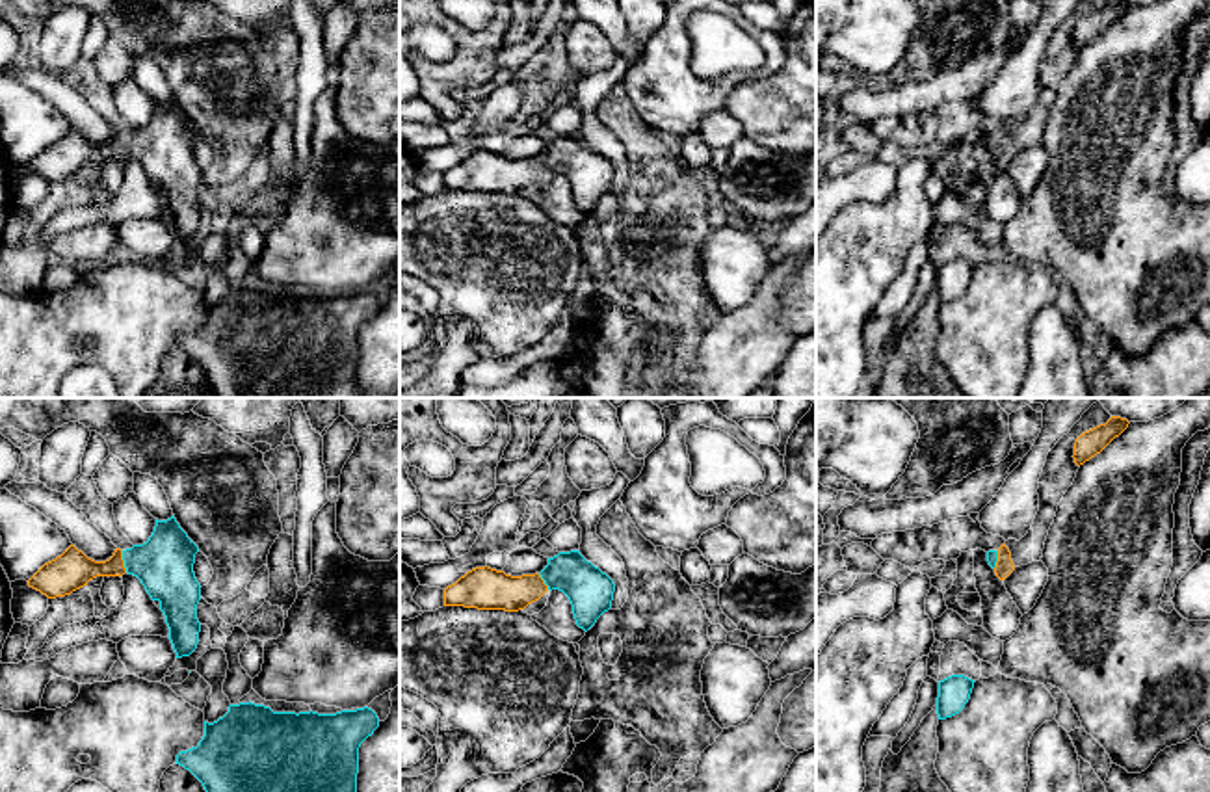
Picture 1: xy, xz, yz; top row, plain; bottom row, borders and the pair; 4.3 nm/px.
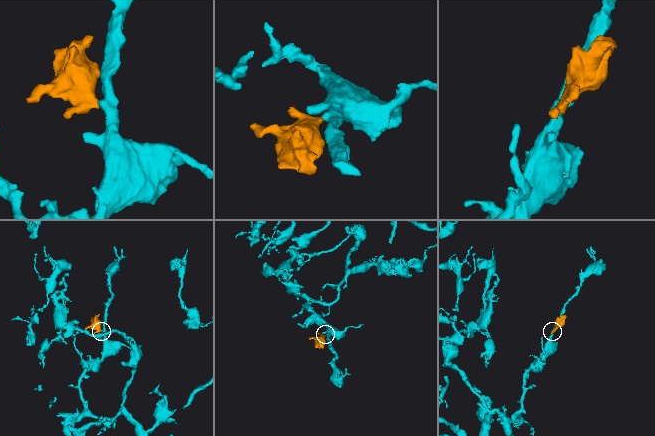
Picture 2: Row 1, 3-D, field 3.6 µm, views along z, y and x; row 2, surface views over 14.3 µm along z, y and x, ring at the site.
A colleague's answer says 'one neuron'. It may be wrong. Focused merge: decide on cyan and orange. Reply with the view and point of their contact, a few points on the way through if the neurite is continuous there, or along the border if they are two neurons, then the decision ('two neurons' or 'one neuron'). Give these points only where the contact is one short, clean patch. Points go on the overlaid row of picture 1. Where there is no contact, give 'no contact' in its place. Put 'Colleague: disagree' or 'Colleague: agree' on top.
Colleague: agree
meets cyan in xy at (125, 562); runs through xy (164, 564), (125, 562), (112, 567), (73, 569); one neuron

